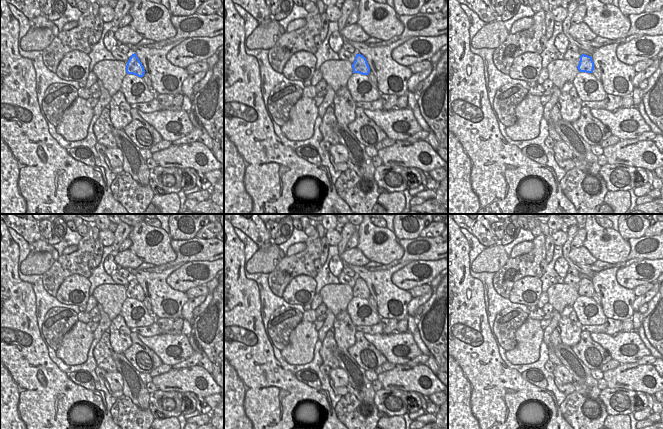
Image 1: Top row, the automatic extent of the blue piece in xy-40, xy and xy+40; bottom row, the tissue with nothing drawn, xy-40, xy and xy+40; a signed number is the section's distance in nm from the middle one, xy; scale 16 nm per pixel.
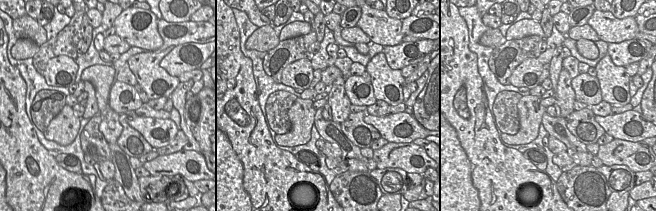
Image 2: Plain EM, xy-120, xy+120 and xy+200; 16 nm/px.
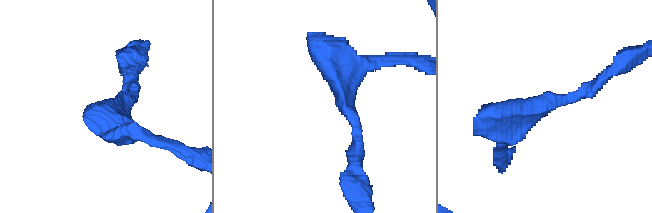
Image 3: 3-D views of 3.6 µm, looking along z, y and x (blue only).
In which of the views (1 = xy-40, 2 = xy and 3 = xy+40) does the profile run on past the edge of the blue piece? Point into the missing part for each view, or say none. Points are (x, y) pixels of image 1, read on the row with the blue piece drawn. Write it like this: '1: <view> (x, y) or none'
1: none
2: none
3: none

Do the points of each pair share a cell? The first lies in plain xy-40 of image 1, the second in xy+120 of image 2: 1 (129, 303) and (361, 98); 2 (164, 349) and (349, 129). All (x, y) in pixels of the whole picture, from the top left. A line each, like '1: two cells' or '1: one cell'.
1: one cell
2: two cells

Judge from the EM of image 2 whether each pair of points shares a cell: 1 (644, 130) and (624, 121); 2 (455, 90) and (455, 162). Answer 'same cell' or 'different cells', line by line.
1: same cell
2: same cell

